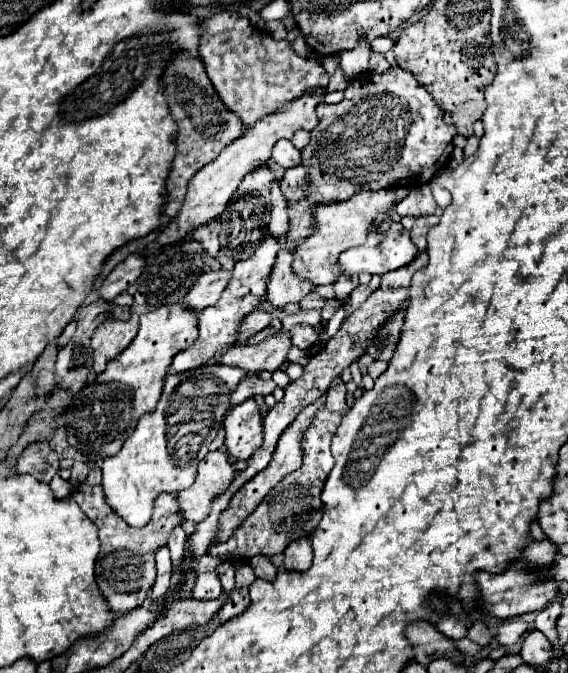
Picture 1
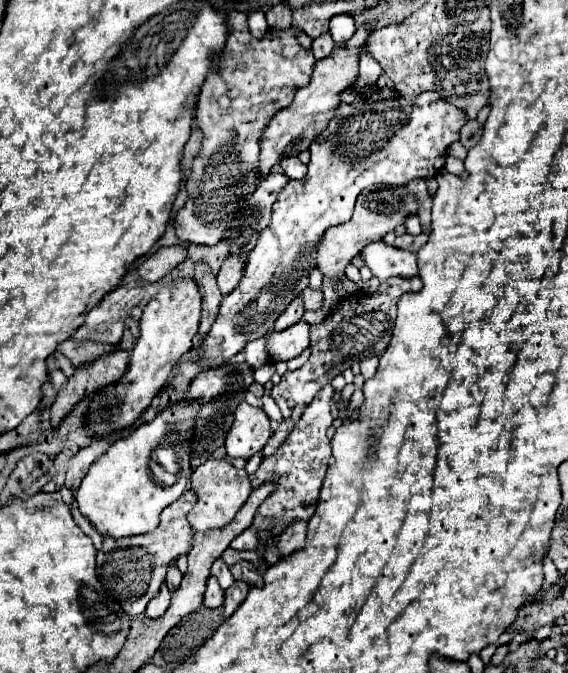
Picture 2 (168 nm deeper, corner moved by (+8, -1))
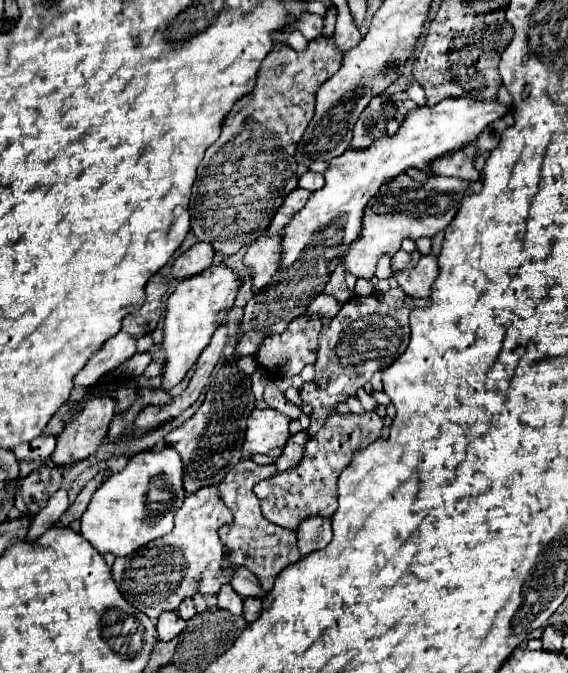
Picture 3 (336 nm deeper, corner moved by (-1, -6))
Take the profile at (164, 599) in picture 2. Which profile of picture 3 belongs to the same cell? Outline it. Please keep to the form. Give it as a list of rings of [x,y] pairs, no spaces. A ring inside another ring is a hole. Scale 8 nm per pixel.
[[[161,613],[157,621],[157,633],[161,641],[175,639],[185,629],[185,621],[177,617],[177,613]]]

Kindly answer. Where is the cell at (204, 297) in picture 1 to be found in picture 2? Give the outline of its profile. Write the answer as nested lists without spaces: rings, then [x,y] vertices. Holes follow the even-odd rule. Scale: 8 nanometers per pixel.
[[[228,256],[220,268],[220,272],[216,274],[218,278],[218,288],[222,292],[222,296],[230,294],[236,286],[238,286],[238,280],[242,278],[242,264],[244,264],[246,258],[234,258],[234,256]]]

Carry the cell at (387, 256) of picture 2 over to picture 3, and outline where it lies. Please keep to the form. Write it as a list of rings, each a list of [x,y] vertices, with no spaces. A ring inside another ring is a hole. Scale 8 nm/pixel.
[[[425,255],[419,259],[417,267],[405,269],[401,273],[395,273],[395,279],[399,281],[399,287],[409,293],[409,297],[429,297],[431,295],[431,285],[439,275],[439,265],[437,257]]]

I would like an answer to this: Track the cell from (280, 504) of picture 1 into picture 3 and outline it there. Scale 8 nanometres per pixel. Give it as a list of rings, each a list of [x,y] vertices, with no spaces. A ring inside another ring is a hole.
[[[333,413],[331,417],[327,417],[327,425],[323,425],[323,429],[319,429],[319,433],[315,433],[307,441],[301,465],[279,473],[279,477],[255,485],[253,493],[261,501],[263,517],[287,529],[297,529],[297,525],[307,517],[331,517],[337,509],[337,479],[341,471],[351,463],[355,451],[359,451],[361,447],[365,449],[379,439],[381,427],[383,419],[377,413],[347,417]]]

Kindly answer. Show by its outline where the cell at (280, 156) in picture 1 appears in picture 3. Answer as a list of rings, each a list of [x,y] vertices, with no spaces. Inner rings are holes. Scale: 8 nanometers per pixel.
[[[307,171],[307,173],[299,179],[299,187],[307,189],[307,191],[317,191],[317,189],[321,189],[323,185],[325,185],[323,175],[317,175],[317,173],[313,173],[313,171]]]

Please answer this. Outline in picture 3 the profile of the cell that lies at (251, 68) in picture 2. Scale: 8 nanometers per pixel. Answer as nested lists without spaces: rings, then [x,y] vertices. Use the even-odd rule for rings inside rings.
[[[319,35],[317,39],[311,39],[307,49],[297,53],[289,45],[277,43],[275,49],[265,57],[259,75],[257,85],[251,91],[251,95],[239,99],[231,113],[227,115],[227,121],[221,129],[221,137],[207,149],[199,169],[197,169],[197,181],[193,185],[191,193],[191,231],[199,241],[207,241],[213,245],[213,249],[221,255],[225,255],[225,241],[245,235],[245,233],[259,233],[263,235],[269,227],[273,215],[283,205],[285,197],[297,187],[297,161],[293,159],[297,153],[297,143],[301,141],[309,121],[315,113],[315,95],[317,89],[339,71],[343,59],[343,51],[337,49],[333,37]]]

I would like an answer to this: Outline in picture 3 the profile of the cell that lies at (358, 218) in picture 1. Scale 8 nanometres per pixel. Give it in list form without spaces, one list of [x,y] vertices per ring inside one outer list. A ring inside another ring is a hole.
[[[399,175],[395,181],[385,183],[381,187],[383,191],[375,197],[377,201],[365,209],[363,235],[361,239],[351,243],[347,255],[343,257],[345,269],[357,277],[371,279],[375,275],[377,261],[383,255],[393,257],[401,249],[403,239],[433,237],[435,233],[443,231],[457,215],[461,199],[465,197],[465,191],[469,187],[471,187],[469,181],[451,177],[427,177],[425,183],[419,183],[413,181],[409,175]]]

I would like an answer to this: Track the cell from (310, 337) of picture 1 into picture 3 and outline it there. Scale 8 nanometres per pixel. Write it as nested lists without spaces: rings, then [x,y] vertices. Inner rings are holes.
[[[295,317],[295,321],[291,321],[287,325],[287,329],[279,335],[269,335],[263,339],[263,343],[259,345],[257,353],[255,353],[255,361],[257,365],[271,377],[271,379],[279,379],[279,377],[293,377],[299,375],[301,369],[305,365],[313,365],[317,361],[317,349],[319,349],[319,331],[321,331],[323,323],[321,317]]]

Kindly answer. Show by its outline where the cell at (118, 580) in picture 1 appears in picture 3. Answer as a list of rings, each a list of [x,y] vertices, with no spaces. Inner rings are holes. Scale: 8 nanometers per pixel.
[[[203,487],[193,495],[187,495],[183,501],[183,507],[175,513],[175,527],[171,533],[151,541],[151,545],[145,545],[131,557],[117,557],[113,563],[113,579],[119,585],[119,591],[123,593],[123,597],[139,611],[143,611],[147,617],[157,619],[163,611],[177,611],[181,601],[191,599],[195,593],[201,595],[217,595],[221,585],[225,585],[227,581],[223,579],[223,569],[221,569],[221,559],[223,559],[223,543],[217,535],[219,527],[233,523],[233,515],[231,511],[225,507],[221,493],[217,487]]]

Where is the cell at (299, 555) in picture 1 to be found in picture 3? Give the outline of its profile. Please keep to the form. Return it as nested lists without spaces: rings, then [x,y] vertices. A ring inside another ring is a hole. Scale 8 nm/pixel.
[[[307,517],[299,523],[297,543],[301,555],[309,555],[313,551],[323,549],[331,541],[331,519],[327,517]]]

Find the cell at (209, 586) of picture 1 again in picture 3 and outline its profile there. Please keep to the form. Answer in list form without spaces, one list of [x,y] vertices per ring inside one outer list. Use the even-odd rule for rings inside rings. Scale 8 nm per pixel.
[[[223,585],[223,589],[217,595],[217,607],[227,609],[233,615],[243,615],[243,597],[239,597],[229,585]]]

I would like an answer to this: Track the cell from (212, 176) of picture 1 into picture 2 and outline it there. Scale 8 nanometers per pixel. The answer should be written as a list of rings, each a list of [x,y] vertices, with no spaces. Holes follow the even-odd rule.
[[[370,24],[358,28],[356,34],[348,40],[346,46],[336,46],[334,52],[328,58],[316,60],[310,84],[304,86],[304,88],[298,88],[292,104],[278,110],[272,116],[272,120],[268,122],[268,126],[264,128],[264,132],[260,136],[260,158],[258,158],[258,164],[256,164],[256,180],[258,182],[270,172],[270,168],[274,164],[278,164],[278,160],[282,156],[298,156],[302,150],[306,150],[312,144],[314,136],[318,132],[322,132],[322,128],[326,128],[326,124],[330,122],[330,116],[334,116],[334,108],[340,104],[338,94],[342,90],[350,88],[356,80],[358,56],[360,56],[362,46],[366,44],[370,30],[372,30]]]

